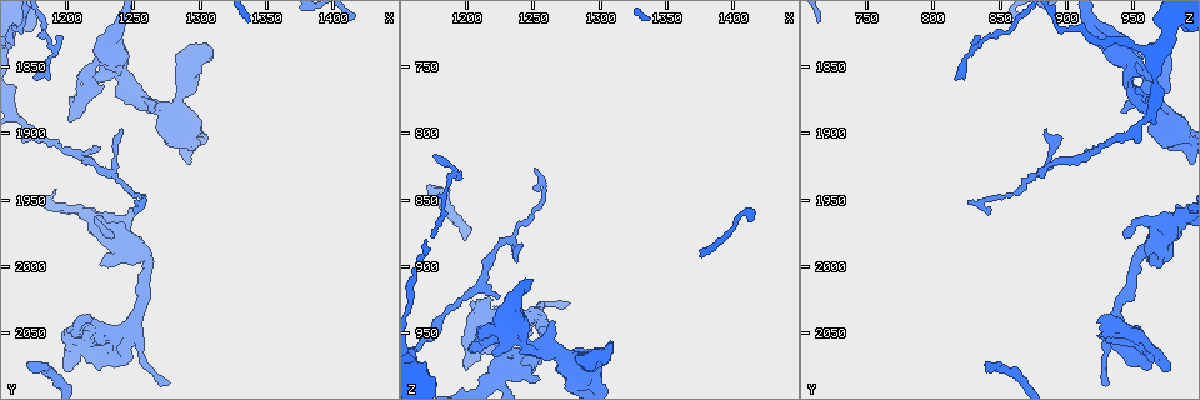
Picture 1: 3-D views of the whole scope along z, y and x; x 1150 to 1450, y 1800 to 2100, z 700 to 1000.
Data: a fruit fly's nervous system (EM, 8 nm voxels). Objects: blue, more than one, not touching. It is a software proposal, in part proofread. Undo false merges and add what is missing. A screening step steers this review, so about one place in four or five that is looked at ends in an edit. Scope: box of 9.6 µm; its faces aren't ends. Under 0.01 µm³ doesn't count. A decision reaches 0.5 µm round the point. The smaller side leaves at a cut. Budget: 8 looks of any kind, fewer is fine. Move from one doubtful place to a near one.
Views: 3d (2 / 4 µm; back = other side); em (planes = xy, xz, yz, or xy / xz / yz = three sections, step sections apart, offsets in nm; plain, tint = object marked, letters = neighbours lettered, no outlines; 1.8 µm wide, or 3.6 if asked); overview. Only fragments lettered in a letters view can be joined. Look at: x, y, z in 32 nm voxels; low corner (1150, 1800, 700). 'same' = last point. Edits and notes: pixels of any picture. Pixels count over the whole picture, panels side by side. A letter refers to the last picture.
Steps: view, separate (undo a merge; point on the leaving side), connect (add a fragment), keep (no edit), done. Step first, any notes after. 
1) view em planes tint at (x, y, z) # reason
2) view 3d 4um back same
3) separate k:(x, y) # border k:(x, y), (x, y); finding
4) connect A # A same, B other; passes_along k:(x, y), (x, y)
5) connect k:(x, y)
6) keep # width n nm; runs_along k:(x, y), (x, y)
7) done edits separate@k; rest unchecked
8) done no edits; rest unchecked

view em 3.6um planes plain at (1238, 1980, 966) # two arms at a narrow angle

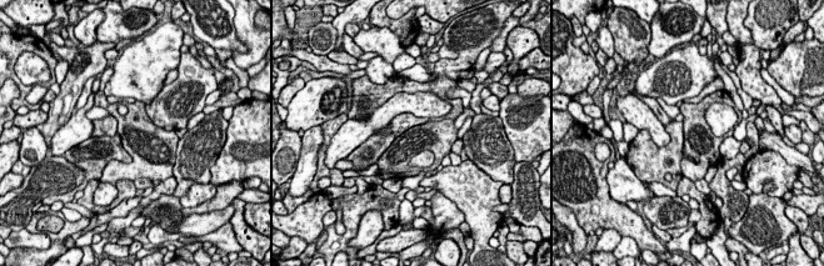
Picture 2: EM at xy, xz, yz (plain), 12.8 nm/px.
view em 3.6um planes letters same # what lies round it

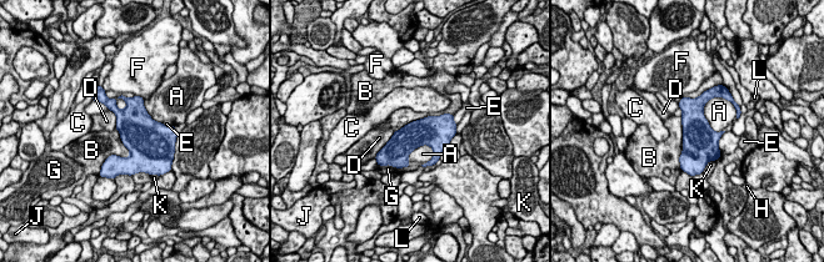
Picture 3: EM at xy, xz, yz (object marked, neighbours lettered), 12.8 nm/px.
keep # A other, B other, C other, D other, E other, F other, G other, H other, J other, K other, L other; one neuron here

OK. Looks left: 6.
view 3d 2um back at (1212, 2038, 926) # an open end

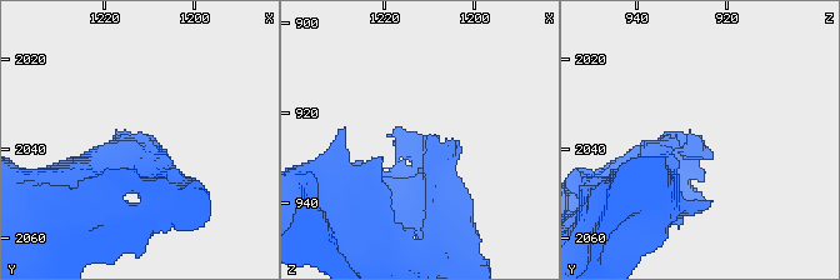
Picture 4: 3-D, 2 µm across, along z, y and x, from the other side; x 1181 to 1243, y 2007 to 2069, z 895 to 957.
view em planes plain at (1214, 2038, 925)

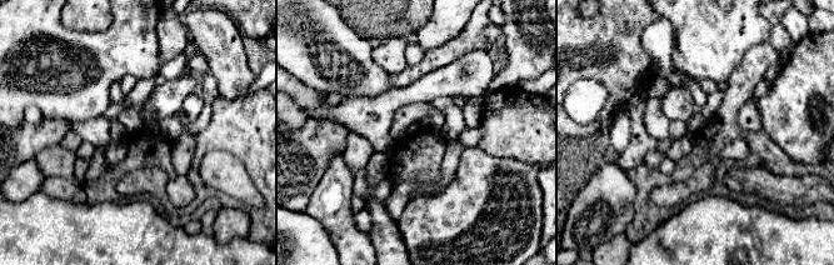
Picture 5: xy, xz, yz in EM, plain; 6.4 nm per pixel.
view em planes letters same

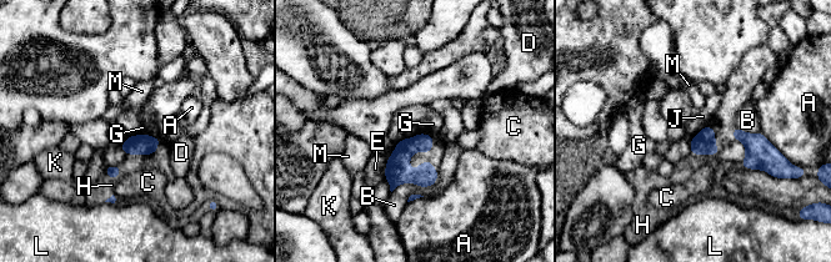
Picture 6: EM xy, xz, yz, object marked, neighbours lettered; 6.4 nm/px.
connect H # width 120 nm; A other, B other, C other, D other, E other, G other, H same, J other, K other, L other, M other; the neuron continues

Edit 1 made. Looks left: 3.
view 3d 4um at (1172, 2070, 838) # an open end

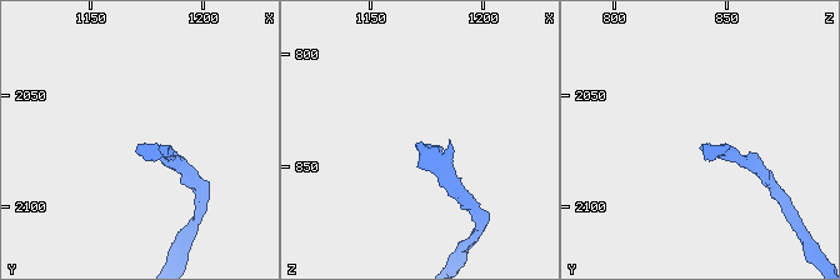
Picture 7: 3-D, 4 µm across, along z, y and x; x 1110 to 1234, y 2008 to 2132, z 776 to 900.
view em xz step 16 letters at (1171, 2073, 839) # shape alone is not enough

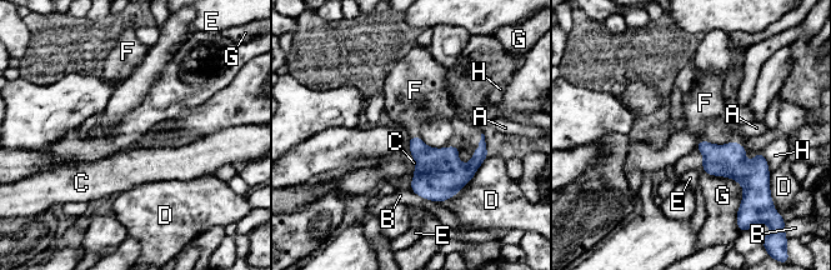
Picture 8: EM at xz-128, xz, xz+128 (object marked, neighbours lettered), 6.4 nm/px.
view em planes letters same # cut it another way

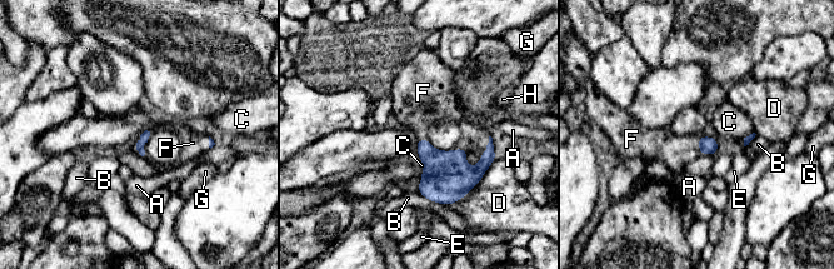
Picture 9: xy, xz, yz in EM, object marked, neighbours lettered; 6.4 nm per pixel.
connect F # A other, B other, C other, D other, E other, F same, G other, H other; the neuron continues

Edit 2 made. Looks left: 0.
done edits connect@6, connect@9; rest unchecked

